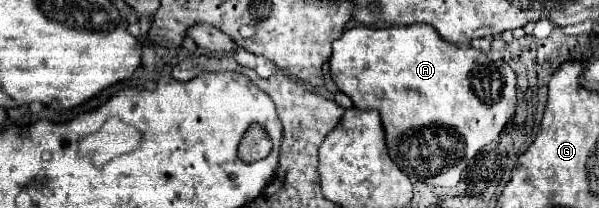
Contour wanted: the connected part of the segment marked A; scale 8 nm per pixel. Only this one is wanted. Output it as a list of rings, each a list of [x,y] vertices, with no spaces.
[[[425,23],[405,27],[353,27],[333,43],[329,75],[357,109],[377,109],[381,115],[385,143],[393,163],[409,179],[435,187],[455,187],[467,163],[477,151],[499,137],[517,107],[517,79],[505,61],[491,61],[483,51],[455,47]]]

